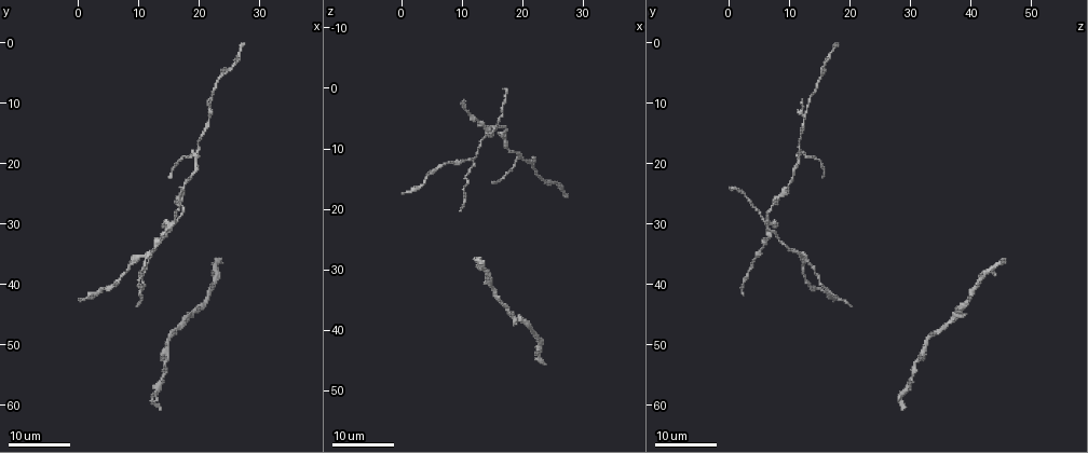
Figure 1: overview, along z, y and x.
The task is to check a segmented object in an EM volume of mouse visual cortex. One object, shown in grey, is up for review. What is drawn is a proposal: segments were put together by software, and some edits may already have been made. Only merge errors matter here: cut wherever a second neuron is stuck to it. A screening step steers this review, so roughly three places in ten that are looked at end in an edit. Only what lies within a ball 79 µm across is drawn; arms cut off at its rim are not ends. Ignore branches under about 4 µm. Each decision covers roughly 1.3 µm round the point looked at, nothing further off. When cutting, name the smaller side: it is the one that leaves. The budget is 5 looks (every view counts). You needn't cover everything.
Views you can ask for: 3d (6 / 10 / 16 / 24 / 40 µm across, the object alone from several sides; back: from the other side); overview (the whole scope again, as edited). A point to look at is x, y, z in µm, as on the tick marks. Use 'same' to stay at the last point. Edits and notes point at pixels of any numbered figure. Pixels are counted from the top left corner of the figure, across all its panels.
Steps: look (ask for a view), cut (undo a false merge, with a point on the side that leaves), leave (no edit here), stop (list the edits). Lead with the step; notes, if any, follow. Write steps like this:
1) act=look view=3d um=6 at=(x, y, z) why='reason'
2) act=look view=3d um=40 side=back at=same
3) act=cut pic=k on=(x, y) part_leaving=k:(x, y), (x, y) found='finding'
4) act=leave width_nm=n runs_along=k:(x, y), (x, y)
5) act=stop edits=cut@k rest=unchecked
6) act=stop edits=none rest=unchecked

act=look view=3d um=24 at=(16.0, 30.0, 6.5) why='four or more arms meet'

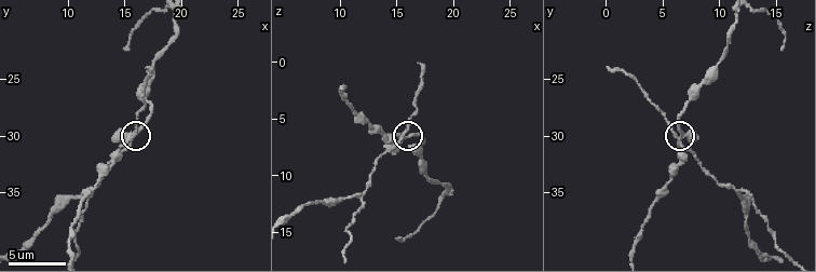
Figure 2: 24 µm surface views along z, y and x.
act=look view=3d um=10 at=(16.0, 29.8, 6.0) why='closer look'

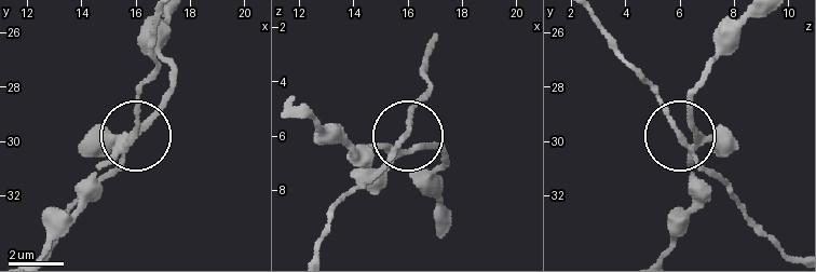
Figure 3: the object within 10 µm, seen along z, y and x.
act=cut pic=3 on=(137, 117) part_leaving=3:(394, 150), (338, 199), (320, 247) found='two neurons meet here'

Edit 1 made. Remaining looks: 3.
act=look view=overview

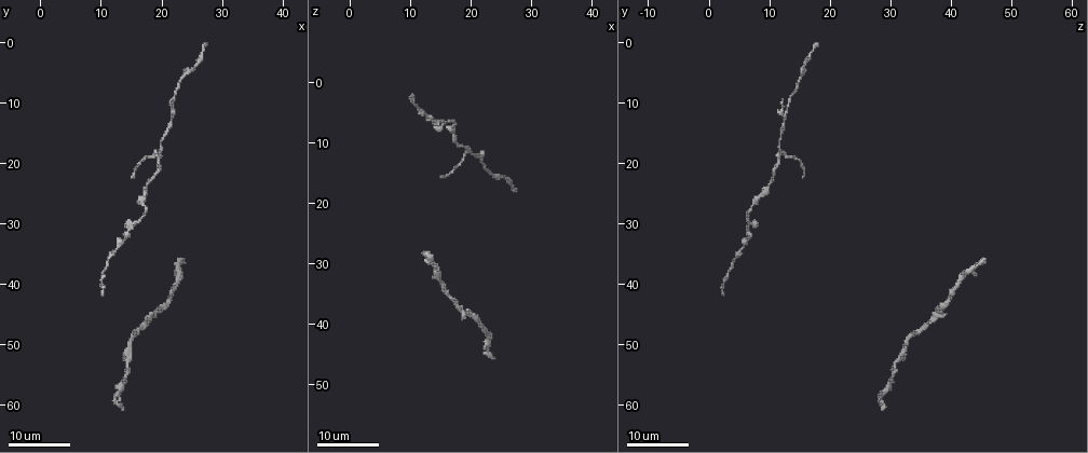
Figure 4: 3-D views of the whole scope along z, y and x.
act=look view=3d um=24 at=(13.0, 33.5, 6.0) why='branch point'

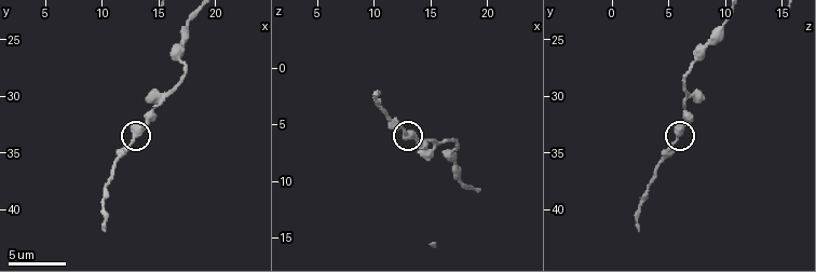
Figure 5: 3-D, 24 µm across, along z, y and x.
act=look view=3d um=6 at=(13.0, 33.4, 5.6) why='zoom in'

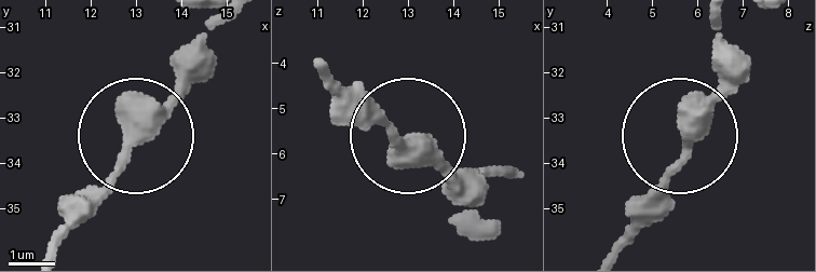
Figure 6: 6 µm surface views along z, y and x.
act=leave side_arm_um=43 runs_along=6:(706, 136), (691, 124), (740, 70) found='one neuron here'

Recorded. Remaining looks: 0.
act=stop edits=cut@3 rest=unchecked

